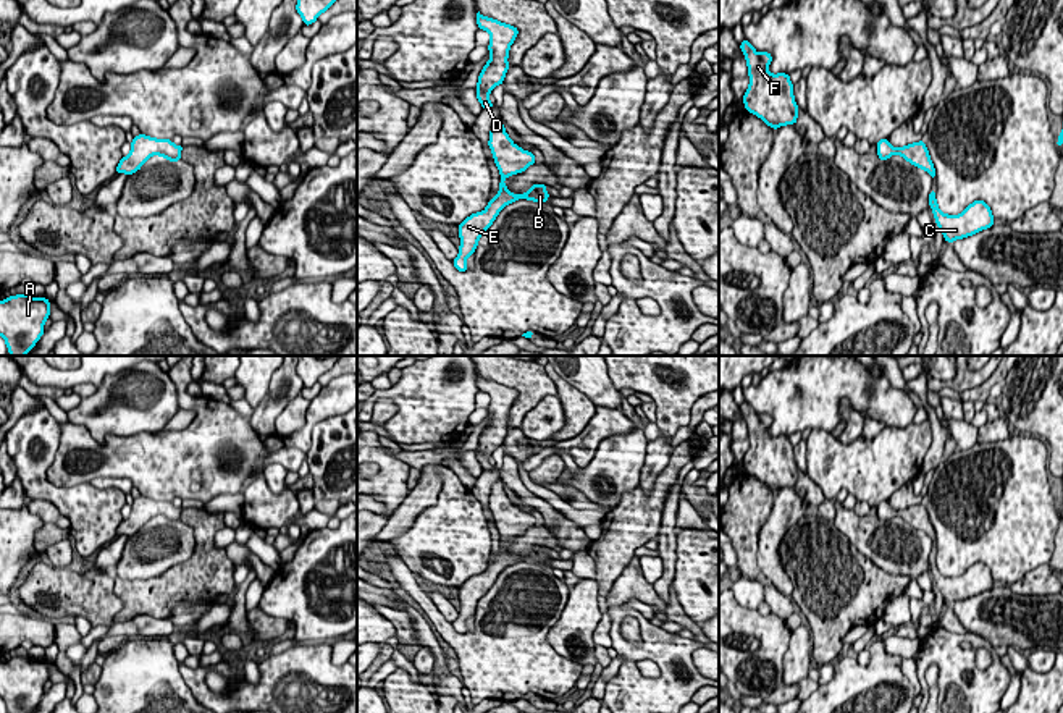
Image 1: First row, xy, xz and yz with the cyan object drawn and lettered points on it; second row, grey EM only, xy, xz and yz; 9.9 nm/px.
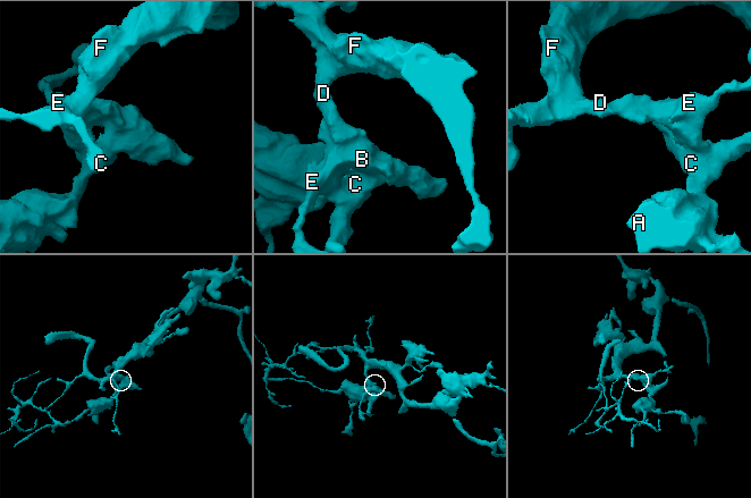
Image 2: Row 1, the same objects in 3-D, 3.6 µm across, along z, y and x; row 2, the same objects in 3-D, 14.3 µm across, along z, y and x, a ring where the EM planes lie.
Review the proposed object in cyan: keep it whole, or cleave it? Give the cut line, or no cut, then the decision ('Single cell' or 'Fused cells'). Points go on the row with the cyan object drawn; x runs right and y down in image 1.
No split. Single cell

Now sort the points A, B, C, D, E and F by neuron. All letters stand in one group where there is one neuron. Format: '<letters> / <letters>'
A B C D E F

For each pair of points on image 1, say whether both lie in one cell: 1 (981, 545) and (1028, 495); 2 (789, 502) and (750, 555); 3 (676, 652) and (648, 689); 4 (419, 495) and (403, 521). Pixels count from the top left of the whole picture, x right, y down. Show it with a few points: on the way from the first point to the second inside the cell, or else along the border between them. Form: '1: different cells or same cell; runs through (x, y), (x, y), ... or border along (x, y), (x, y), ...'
1: same cell; runs through (994, 532), (1018, 508)
2: different cells; border along (771, 510), (760, 531), (760, 571)
3: same cell; runs through (666, 662), (664, 676), (658, 683)
4: same cell; runs through (417, 502), (406, 514)

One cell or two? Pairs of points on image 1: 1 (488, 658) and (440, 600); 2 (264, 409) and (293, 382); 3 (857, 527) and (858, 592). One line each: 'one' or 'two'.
1: two
2: one
3: two

